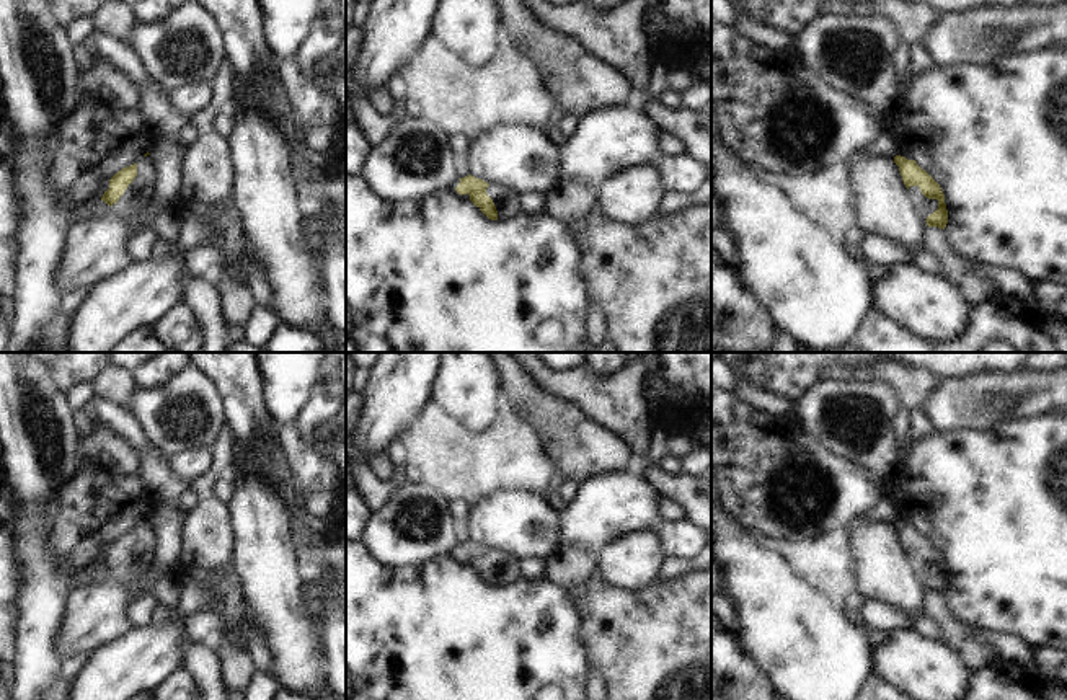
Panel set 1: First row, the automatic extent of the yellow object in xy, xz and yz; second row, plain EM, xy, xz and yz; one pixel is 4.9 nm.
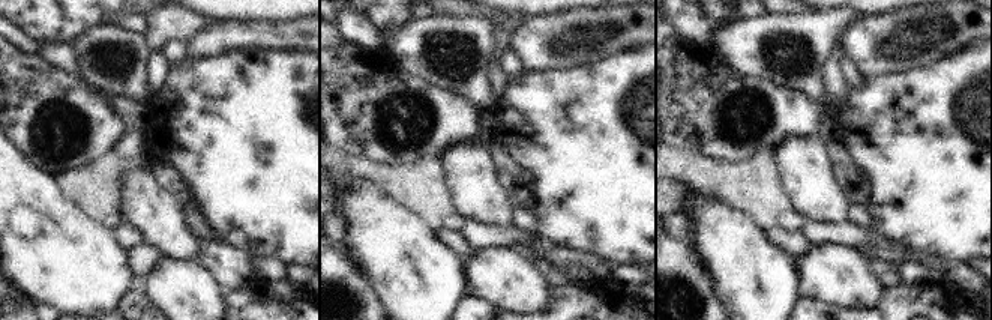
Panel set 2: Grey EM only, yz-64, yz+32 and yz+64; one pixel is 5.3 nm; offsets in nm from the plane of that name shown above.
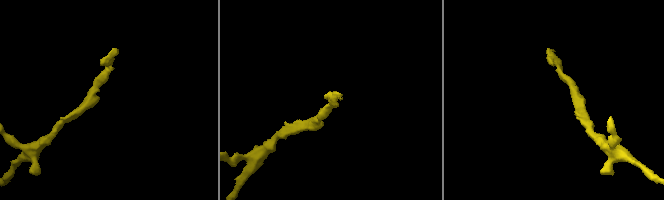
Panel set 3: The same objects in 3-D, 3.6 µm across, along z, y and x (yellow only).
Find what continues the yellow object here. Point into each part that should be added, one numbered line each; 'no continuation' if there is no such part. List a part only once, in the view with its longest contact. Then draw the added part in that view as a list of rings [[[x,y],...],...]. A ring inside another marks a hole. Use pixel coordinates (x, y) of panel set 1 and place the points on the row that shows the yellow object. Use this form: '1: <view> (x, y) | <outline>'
1: yz (924, 206) | [[[910,186],[909,188],[909,196],[915,202],[915,212],[927,220],[930,214],[933,214],[938,209],[938,201],[936,199],[928,199],[922,194],[919,186]]]

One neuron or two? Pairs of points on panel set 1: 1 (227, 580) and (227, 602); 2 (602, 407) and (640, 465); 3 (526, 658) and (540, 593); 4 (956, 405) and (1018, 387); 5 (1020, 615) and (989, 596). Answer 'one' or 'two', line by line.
1: one
2: one
3: one
4: one
5: one

